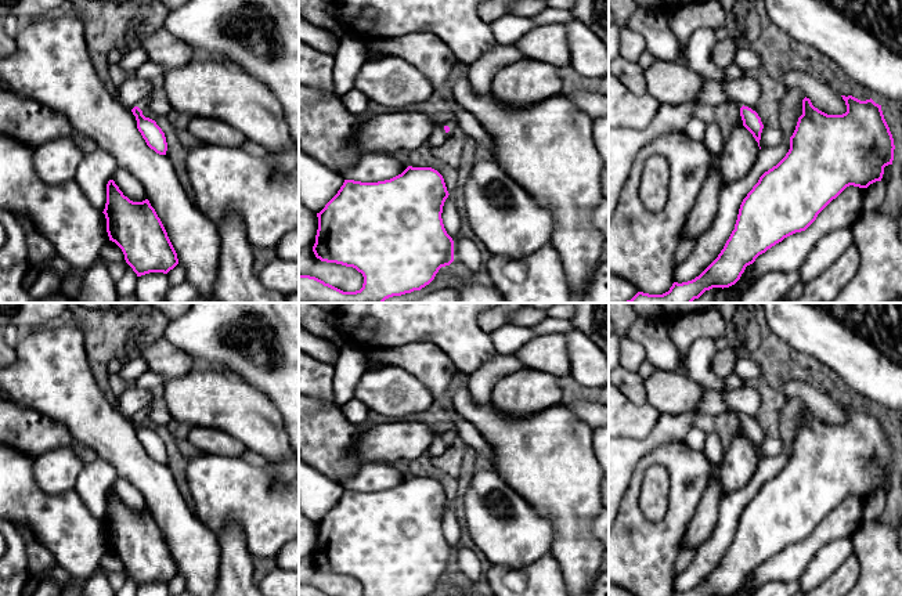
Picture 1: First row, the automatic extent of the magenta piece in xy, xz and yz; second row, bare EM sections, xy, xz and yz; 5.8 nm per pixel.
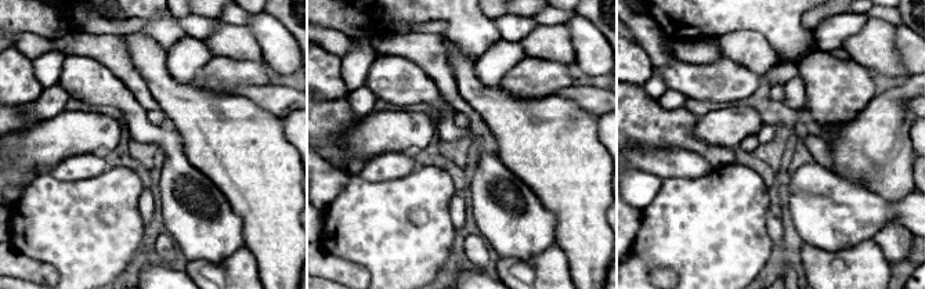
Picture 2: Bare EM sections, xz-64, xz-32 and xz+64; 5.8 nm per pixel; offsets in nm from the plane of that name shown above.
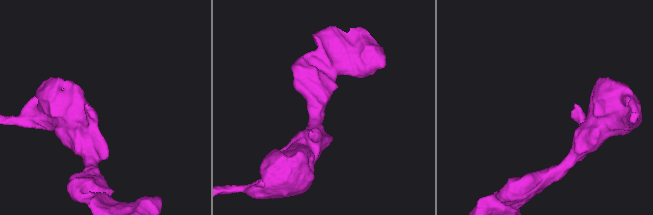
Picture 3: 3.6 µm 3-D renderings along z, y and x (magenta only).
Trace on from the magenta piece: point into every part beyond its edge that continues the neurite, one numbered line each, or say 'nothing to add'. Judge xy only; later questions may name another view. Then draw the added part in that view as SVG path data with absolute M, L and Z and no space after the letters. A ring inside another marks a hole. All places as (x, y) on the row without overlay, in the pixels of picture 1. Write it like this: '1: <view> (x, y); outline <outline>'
1: xy (144, 412); outline M154 391L156 395L156 402L155 404L148 404L145 408L142 408L140 412L136 413L136 416L138 416L142 422L145 422L149 416L149 412L152 411L152 408L160 402L160 391Z

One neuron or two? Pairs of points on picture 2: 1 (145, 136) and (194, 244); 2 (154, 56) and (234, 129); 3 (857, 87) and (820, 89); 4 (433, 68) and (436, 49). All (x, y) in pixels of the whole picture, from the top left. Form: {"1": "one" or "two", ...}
{"1": "one", "2": "one", "3": "one", "4": "one"}

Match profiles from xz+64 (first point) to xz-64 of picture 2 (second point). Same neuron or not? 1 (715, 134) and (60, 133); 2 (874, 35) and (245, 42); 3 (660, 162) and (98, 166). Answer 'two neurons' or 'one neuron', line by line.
1: one neuron
2: one neuron
3: one neuron

